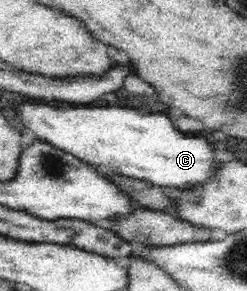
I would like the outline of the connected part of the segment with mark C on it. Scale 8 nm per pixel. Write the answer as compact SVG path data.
M22 103L18 107L20 121L24 127L30 127L30 131L36 135L36 141L48 142L48 145L56 149L64 150L73 157L96 166L98 172L106 174L110 181L123 189L134 205L142 208L169 212L174 214L173 201L164 191L166 187L188 188L197 182L203 182L213 172L217 163L214 158L216 147L208 143L204 137L194 137L178 131L168 115L162 113L138 113L136 109L126 107L72 107L72 109L56 109L48 105L34 105L34 103Z

